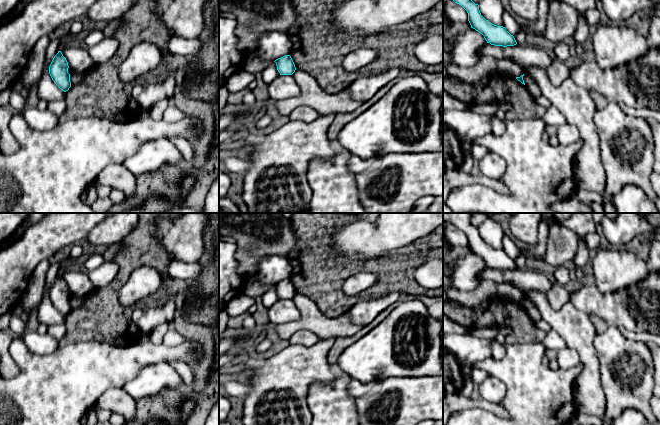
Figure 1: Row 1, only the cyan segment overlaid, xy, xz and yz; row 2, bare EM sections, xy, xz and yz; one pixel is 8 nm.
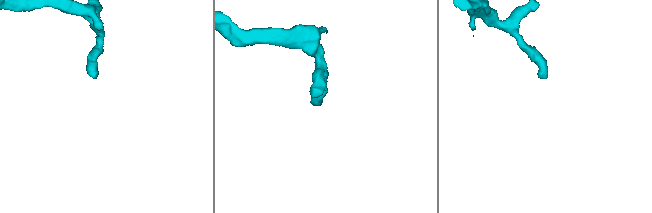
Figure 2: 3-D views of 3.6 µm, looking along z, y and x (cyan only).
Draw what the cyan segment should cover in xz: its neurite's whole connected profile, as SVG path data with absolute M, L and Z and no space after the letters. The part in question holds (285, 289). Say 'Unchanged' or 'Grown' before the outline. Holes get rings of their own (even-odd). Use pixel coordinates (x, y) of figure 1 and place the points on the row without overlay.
Unchanged. M290 279L278 282L274 286L276 287L280 299L292 299L296 294L295 288Z

